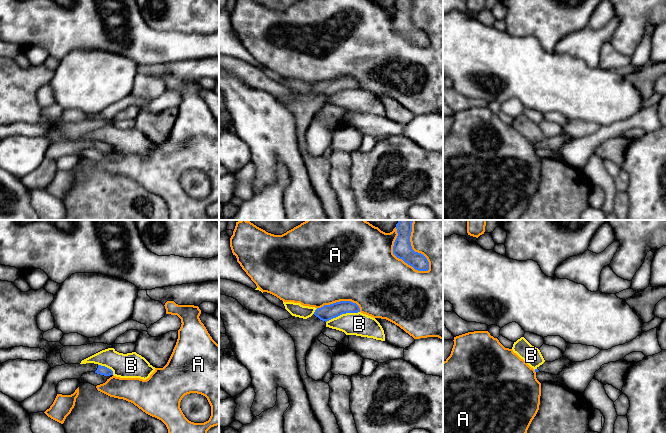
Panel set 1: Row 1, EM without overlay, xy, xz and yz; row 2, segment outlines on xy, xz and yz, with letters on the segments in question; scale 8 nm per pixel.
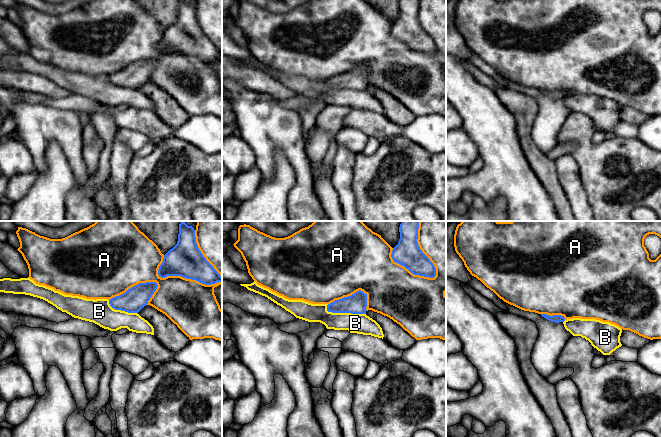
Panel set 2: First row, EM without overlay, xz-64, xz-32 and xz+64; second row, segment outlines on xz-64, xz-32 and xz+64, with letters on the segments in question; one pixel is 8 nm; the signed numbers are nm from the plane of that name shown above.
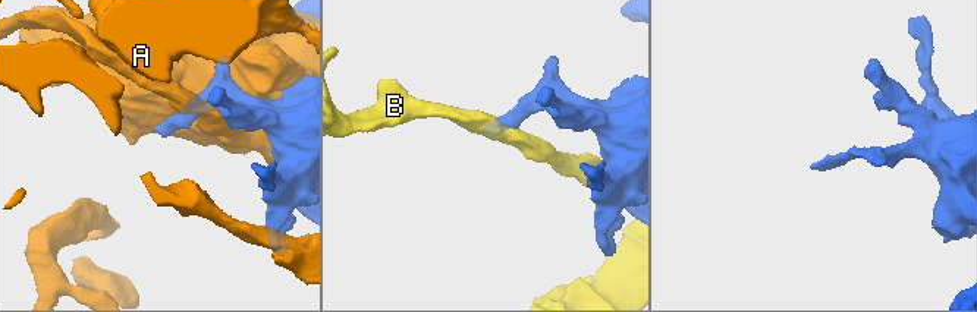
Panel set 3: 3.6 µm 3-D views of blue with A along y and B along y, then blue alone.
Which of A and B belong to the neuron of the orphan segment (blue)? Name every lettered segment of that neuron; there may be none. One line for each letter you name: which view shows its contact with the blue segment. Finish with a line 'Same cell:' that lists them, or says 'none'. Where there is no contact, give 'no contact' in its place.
Same cell: none

